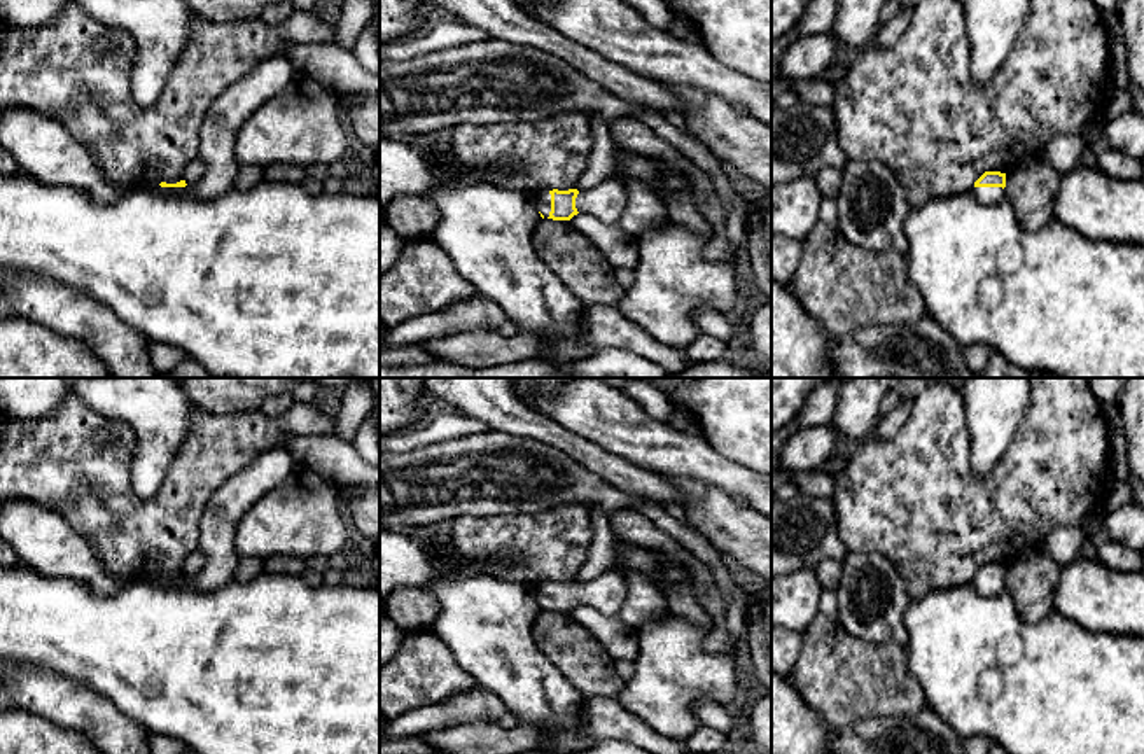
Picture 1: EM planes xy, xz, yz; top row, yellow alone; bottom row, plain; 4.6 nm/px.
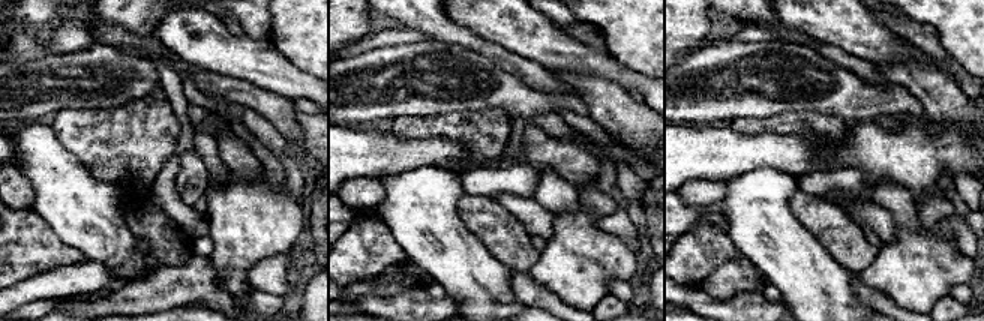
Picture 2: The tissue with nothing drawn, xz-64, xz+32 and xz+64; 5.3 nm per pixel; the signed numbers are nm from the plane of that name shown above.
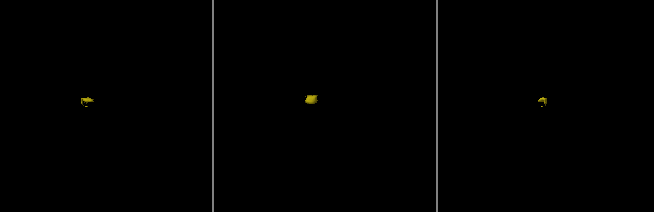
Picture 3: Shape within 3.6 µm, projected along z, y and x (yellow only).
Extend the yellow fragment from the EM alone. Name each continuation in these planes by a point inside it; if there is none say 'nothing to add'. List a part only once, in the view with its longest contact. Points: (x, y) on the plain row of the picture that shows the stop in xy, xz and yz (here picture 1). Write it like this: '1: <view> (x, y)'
1: xz (543, 592)

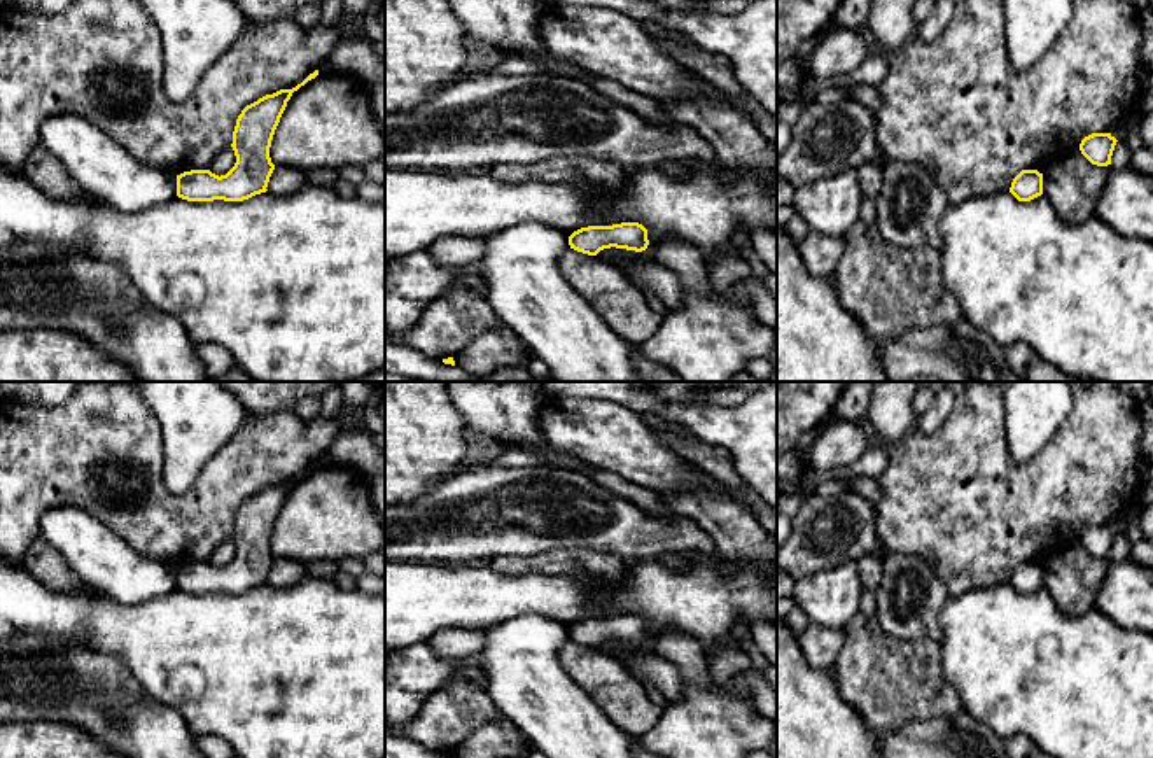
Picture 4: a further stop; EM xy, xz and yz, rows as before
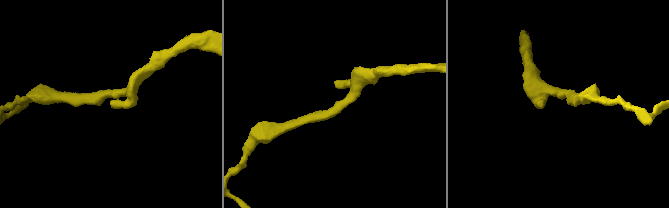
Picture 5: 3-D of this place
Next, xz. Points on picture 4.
nothing to add

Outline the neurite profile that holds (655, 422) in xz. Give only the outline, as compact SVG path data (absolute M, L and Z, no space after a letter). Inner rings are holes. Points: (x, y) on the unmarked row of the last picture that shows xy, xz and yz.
M639 413L639 417L653 431L670 432L670 434L675 434L675 436L686 438L686 439L695 438L684 425L665 420L654 413Z

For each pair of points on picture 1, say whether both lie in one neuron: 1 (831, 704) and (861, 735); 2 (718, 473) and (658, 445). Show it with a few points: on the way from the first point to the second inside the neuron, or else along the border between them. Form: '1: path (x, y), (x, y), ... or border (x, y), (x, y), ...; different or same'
1: border (891, 716), (863, 716), (847, 726), (830, 728); different
2: path (704, 462), (672, 452); same

